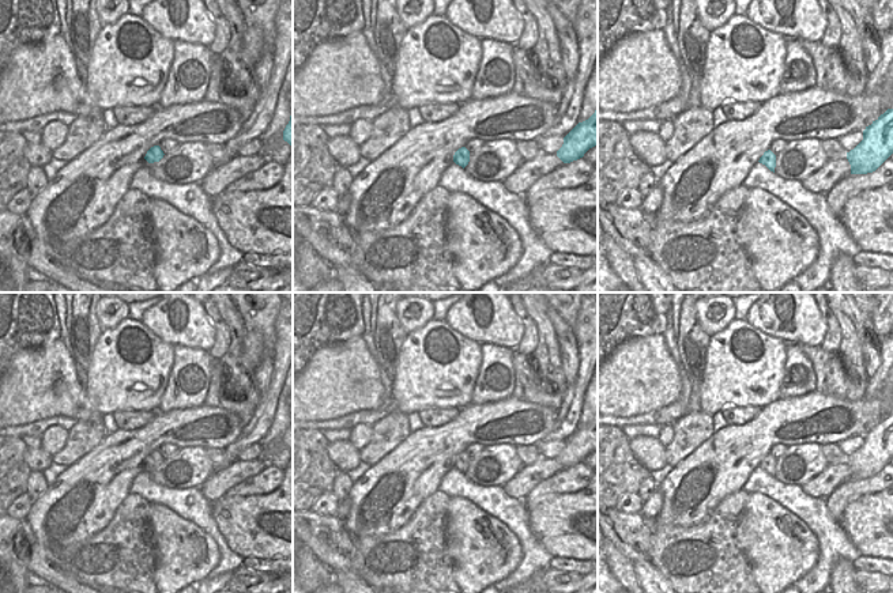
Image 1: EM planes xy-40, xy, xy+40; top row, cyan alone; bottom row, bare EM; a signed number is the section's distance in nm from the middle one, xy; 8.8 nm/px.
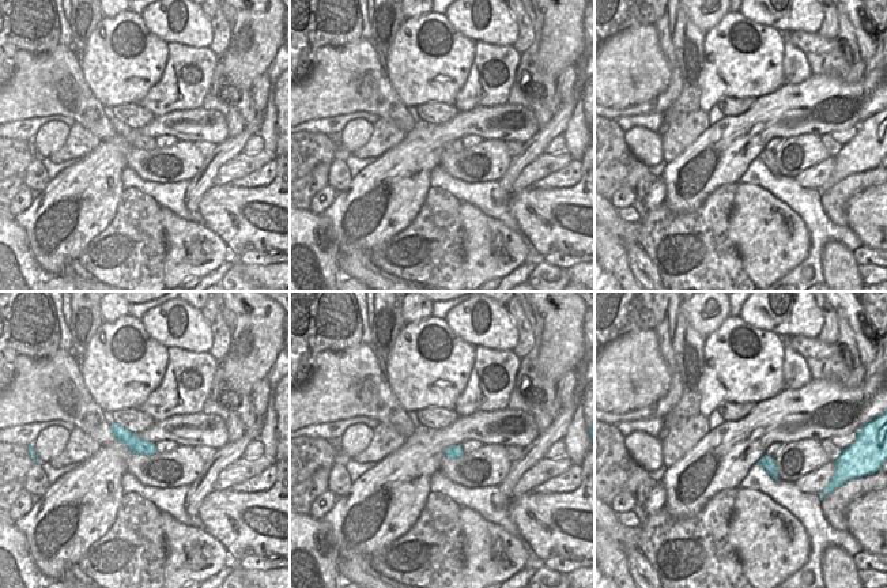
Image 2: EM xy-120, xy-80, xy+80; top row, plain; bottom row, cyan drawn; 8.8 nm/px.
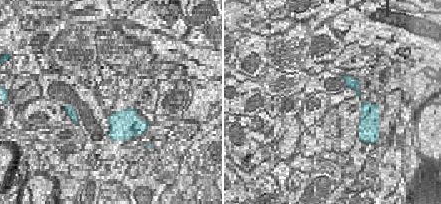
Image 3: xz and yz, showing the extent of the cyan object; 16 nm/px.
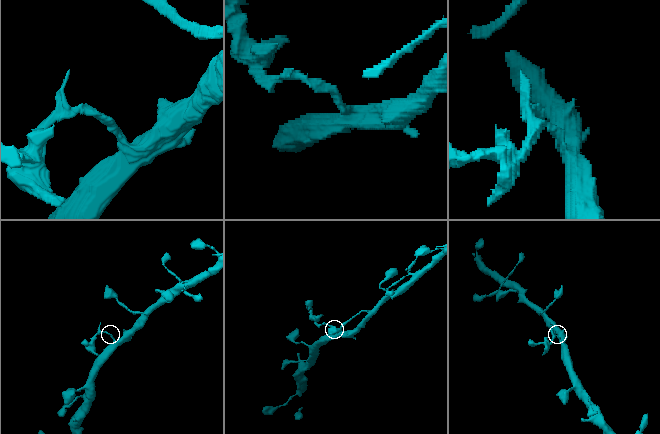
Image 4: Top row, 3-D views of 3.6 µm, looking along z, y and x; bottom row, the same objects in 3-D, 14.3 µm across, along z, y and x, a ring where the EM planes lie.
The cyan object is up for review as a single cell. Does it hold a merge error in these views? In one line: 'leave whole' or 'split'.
split

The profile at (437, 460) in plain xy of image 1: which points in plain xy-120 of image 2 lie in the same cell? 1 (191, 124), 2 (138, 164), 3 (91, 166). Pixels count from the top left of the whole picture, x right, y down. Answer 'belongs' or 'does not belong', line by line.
1: belongs
2: does not belong
3: belongs

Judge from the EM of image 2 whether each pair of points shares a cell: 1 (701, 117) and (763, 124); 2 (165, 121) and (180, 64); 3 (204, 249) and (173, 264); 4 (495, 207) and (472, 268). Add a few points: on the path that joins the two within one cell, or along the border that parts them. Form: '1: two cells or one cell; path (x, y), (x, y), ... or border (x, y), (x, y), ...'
1: two cells; border (709, 125), (687, 149)
2: two cells; border (199, 106), (170, 110), (155, 117)
3: one cell; path (196, 251), (181, 262)
4: two cells; border (463, 202), (474, 204), (519, 233)

